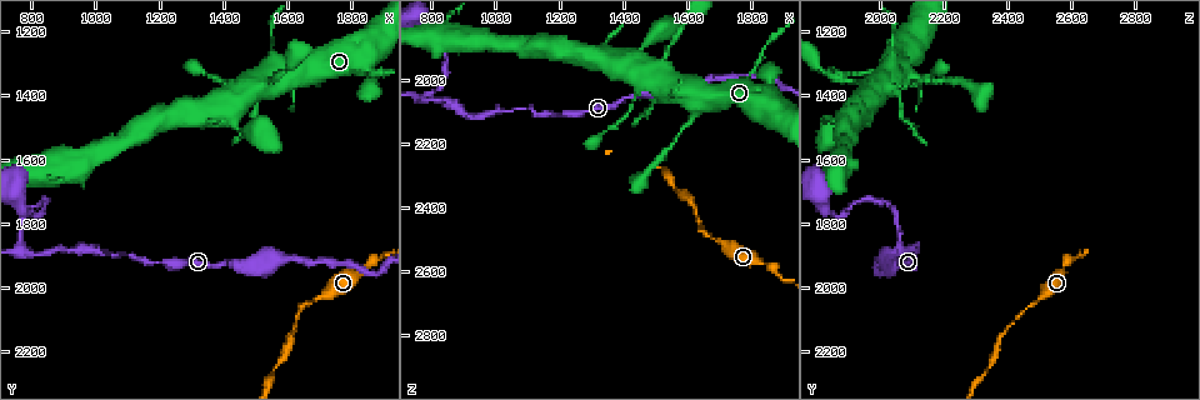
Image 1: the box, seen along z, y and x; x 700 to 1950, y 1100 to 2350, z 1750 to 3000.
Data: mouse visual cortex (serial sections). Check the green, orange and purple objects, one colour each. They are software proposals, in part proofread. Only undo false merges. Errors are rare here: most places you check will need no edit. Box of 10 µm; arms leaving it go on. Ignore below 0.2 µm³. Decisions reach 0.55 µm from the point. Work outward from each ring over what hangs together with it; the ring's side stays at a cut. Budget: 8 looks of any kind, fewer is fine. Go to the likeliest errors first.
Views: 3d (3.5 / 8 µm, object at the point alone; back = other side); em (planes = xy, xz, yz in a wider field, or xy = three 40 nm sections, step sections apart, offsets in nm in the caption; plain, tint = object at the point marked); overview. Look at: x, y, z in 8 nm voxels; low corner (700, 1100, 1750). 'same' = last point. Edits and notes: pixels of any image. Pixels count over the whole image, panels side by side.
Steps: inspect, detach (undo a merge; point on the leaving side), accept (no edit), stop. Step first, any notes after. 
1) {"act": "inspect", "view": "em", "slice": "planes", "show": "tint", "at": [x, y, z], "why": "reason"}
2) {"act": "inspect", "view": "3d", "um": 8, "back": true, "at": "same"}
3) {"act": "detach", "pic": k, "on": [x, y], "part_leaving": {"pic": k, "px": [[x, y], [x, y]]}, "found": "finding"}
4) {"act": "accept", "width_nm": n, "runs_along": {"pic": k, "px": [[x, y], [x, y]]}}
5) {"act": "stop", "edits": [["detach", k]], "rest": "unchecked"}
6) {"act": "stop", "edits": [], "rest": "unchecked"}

{"act": "inspect", "view": "3d", "um": 3.5, "at": [1670, 2040, 2490], "why": "calibre changes"}

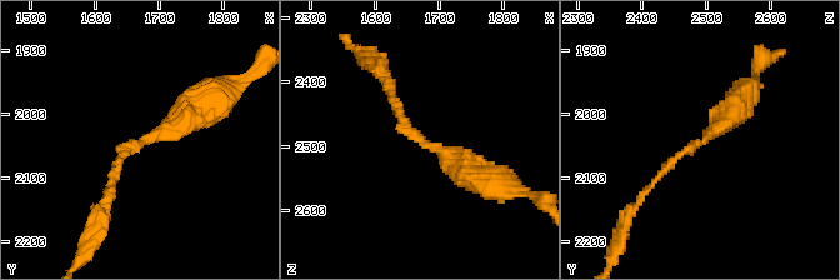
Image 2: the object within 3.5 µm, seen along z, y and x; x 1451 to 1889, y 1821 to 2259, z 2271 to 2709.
{"act": "inspect", "view": "em", "slice": "xy", "step": 5, "show": "tint", "at": [1675, 2045, 2490], "why": "need the tissue"}

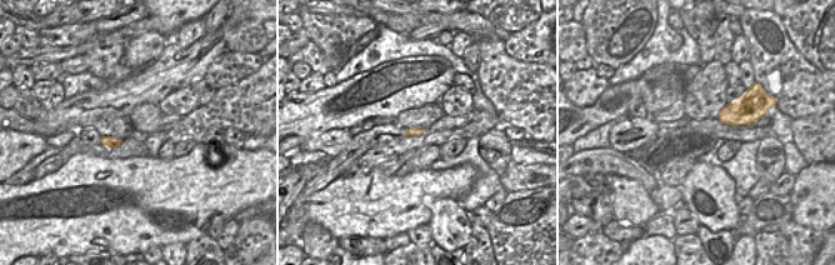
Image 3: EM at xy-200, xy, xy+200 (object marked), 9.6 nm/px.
{"act": "accept", "runs_along": {"pic": 2, "px": [[484, 180], [404, 129], [388, 86]]}, "found": "one cell here"}

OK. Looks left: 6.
{"act": "inspect", "view": "3d", "um": 3.5, "back": true, "at": [1520, 1360, 1950]}

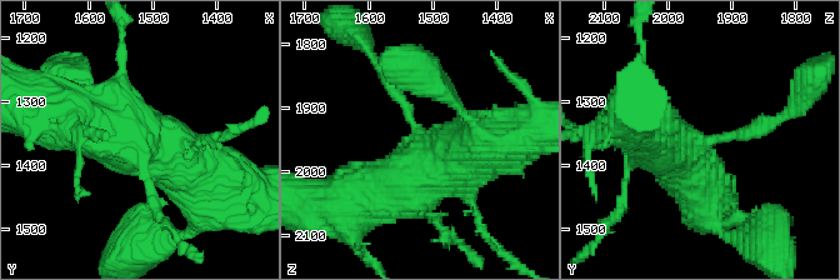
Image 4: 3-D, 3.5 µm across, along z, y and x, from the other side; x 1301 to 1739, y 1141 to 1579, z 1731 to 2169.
{"act": "inspect", "view": "em", "slice": "planes", "show": "tint", "at": [1515, 1365, 1955], "why": "now the EM"}

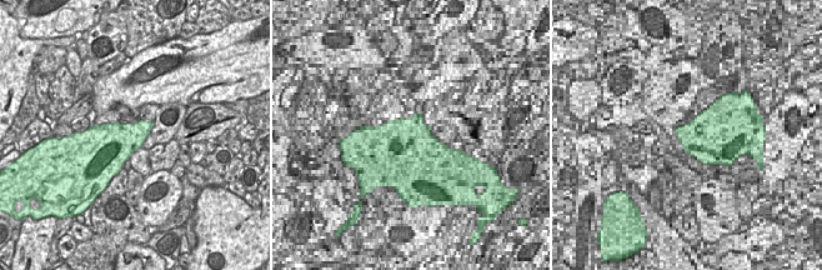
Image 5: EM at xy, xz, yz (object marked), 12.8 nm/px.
{"act": "accept", "runs_along": {"pic": 4, "px": [[83, 118], [221, 183]]}, "found": "one cell here"}

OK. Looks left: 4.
{"act": "inspect", "view": "3d", "um": 8, "at": [850, 1650, 1830], "why": "three-way junction"}

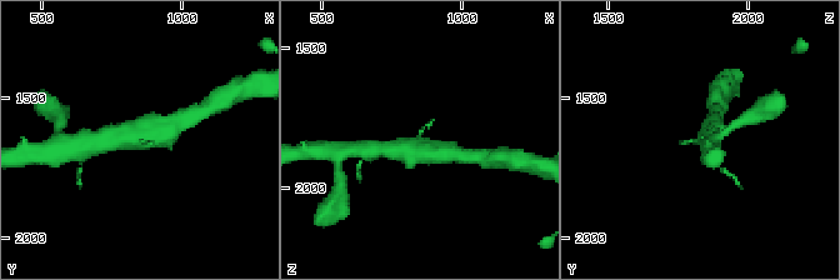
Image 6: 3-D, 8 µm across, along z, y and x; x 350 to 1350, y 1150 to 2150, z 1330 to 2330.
{"act": "inspect", "view": "3d", "um": 3.5, "at": "same", "why": "zoom in"}

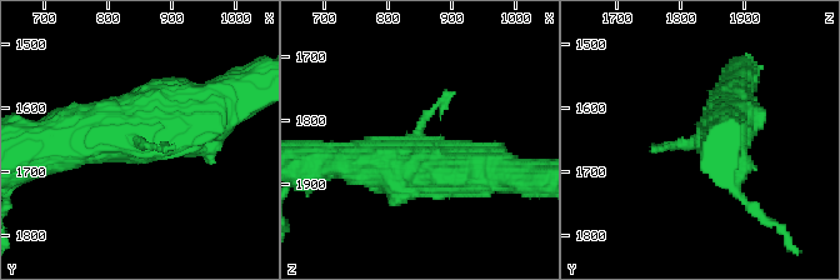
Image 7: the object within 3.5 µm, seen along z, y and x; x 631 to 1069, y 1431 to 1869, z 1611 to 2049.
{"act": "accept", "arms": 3, "arm_widths_nm": [100, 500, 600], "runs_along": {"pic": 7, "px": [[214, 111], [53, 154]]}, "found": "continuous, no second cell"}

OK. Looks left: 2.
{"act": "stop", "edits": [], "rest": "unchecked"}

